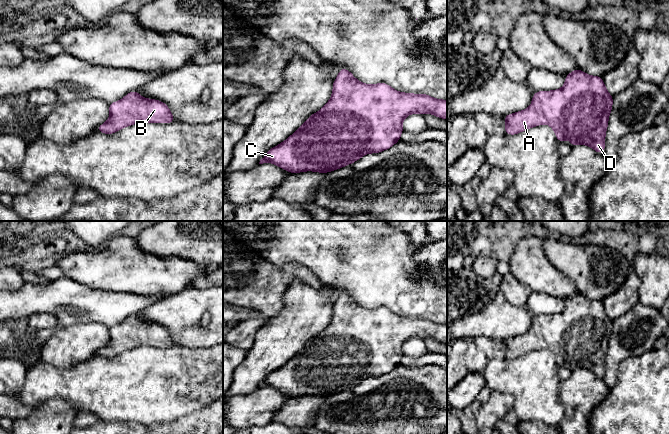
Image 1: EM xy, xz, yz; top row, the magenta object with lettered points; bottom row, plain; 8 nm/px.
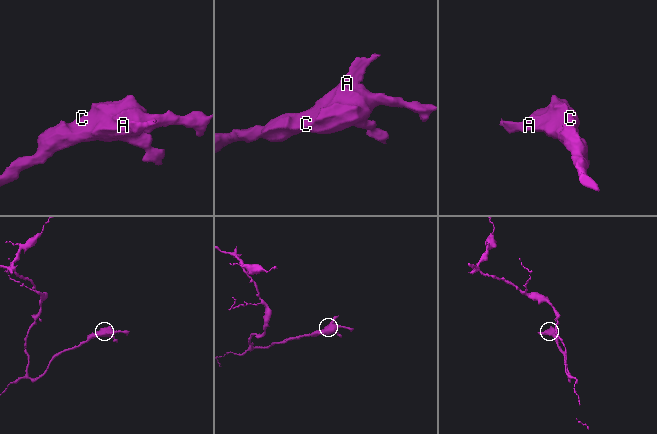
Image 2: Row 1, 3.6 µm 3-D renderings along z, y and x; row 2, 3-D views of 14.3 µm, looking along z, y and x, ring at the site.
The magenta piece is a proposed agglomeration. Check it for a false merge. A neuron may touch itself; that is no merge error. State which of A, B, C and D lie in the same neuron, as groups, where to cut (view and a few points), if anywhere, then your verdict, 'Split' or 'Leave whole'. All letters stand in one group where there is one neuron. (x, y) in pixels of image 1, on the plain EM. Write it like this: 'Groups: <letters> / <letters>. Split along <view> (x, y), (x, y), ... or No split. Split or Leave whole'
Groups: A B C D. No split. Leave whole

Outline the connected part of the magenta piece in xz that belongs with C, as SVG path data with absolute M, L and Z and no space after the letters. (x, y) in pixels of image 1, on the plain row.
M346 292L340 296L333 307L331 323L318 336L306 343L288 363L276 371L272 371L259 388L273 387L289 395L300 397L315 395L327 397L347 390L368 377L379 377L392 371L400 363L403 356L402 345L412 337L431 337L439 342L447 343L447 324L434 323L427 318L402 317L394 314L386 307L368 309L360 307Z

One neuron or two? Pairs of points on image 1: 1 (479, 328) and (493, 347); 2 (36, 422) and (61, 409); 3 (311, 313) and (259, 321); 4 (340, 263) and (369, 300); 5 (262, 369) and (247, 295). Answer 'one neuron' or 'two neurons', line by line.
1: two neurons
2: one neuron
3: two neurons
4: one neuron
5: two neurons

